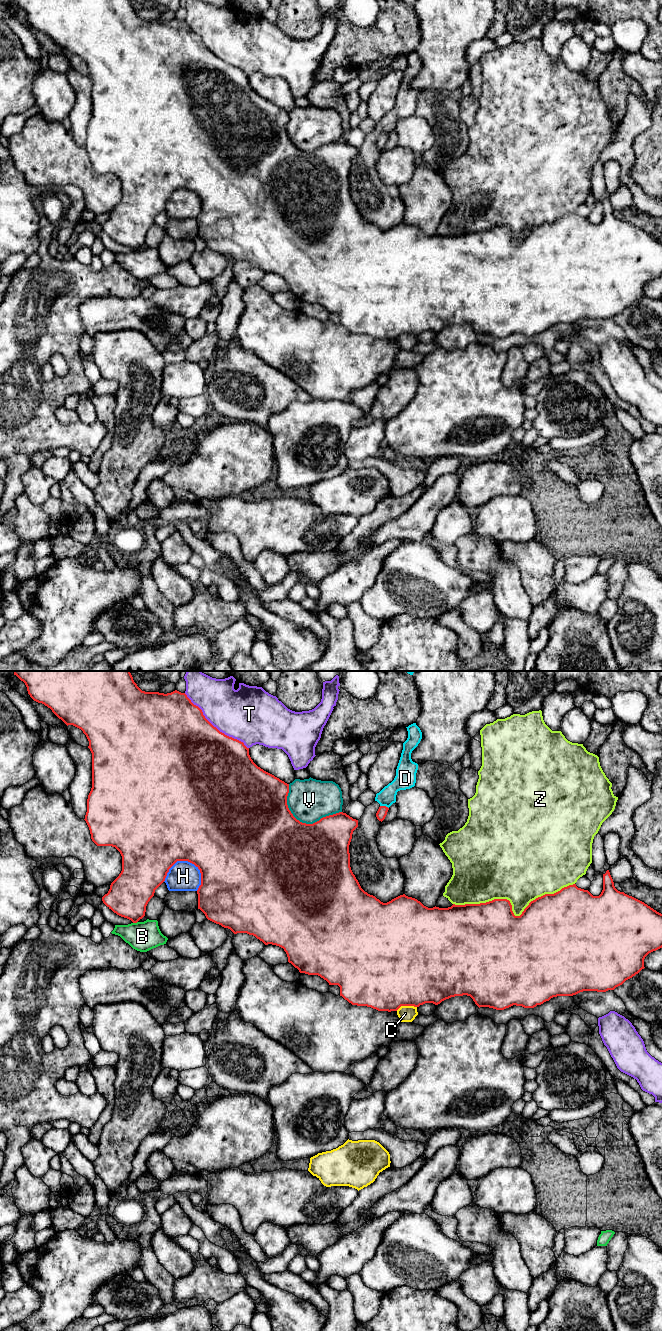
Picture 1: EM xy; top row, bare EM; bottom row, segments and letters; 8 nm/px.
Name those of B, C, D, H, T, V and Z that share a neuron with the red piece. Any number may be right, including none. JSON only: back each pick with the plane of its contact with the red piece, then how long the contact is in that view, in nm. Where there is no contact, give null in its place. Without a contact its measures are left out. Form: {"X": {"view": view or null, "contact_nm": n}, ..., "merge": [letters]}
{"merge": []}

